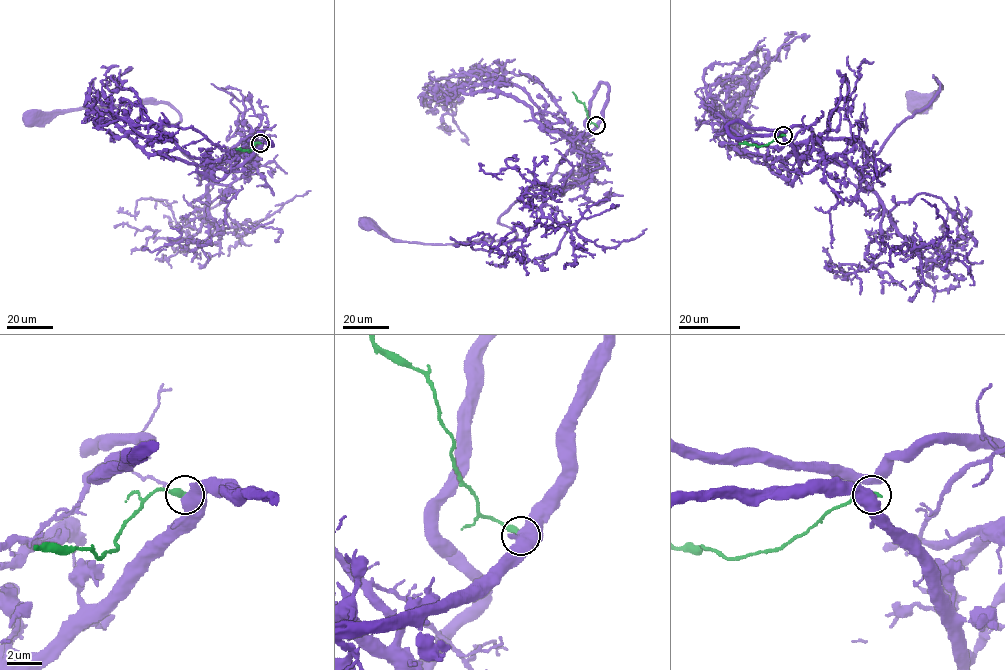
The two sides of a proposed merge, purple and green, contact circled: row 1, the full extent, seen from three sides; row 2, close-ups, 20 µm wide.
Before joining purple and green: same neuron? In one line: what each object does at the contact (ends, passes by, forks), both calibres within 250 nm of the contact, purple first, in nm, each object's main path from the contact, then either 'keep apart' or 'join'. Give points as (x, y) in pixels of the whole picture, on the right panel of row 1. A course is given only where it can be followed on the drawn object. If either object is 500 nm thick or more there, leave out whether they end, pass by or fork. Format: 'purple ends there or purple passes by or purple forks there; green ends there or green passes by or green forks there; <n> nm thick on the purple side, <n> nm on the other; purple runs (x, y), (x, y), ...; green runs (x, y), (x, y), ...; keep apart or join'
700 nm thick on the purple side, 400 nm on the other; purple runs (783, 135), (801, 171), (842, 154), (846, 140), (866, 150), (863, 168), (942, 86), (916, 102); green runs (783, 135), (767, 145), (739, 143); keep apart

